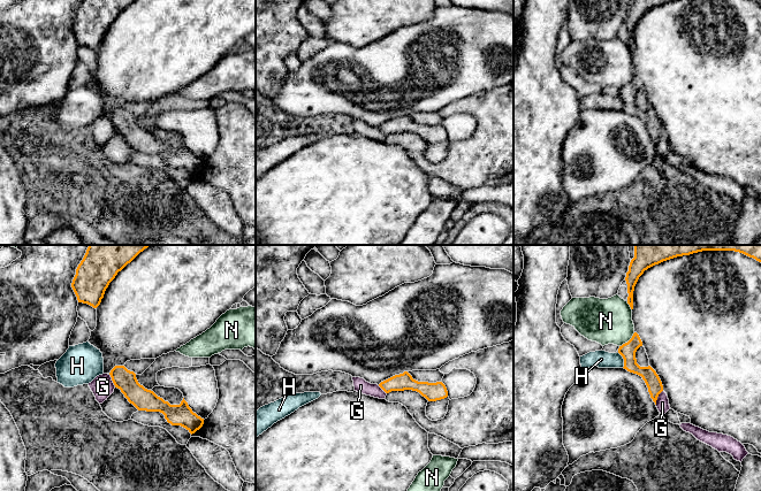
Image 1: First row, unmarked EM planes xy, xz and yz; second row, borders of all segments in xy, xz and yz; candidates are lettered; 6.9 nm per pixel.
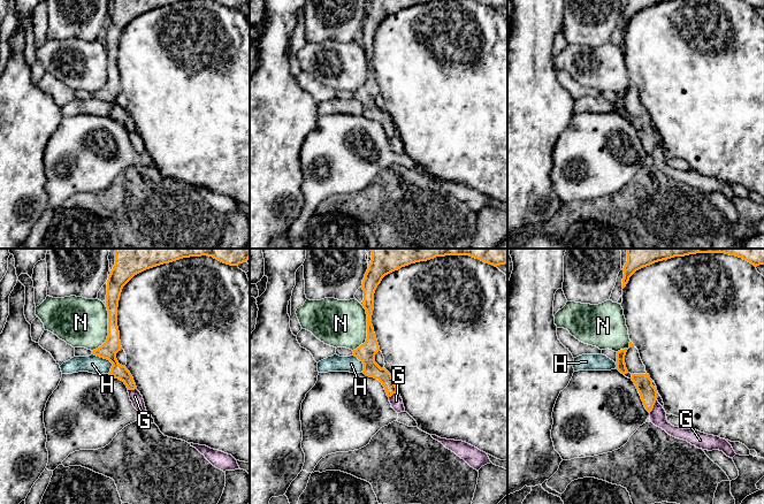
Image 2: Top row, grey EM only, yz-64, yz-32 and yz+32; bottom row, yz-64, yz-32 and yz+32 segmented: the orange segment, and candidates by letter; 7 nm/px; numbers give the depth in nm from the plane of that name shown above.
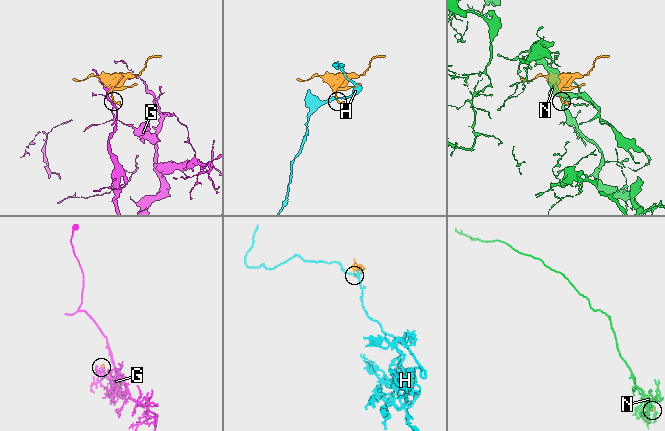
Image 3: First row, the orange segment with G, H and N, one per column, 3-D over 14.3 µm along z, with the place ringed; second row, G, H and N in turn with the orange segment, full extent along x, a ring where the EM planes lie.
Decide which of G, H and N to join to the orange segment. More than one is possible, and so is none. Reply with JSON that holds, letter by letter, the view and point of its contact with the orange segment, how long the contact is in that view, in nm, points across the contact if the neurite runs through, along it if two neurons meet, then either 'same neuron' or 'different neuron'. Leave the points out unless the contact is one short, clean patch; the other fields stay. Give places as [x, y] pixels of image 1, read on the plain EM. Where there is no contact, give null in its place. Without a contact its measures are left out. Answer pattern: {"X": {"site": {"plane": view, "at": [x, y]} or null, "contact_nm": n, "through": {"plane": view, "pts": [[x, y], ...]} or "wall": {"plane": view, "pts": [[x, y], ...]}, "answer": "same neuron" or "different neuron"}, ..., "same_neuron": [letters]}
{"G": {"site": {"plane": "yz", "at": [657, 138]}, "contact_nm": 120, "wall": {"plane": "yz", "pts": [[662, 132], [655, 146]]}, "answer": "different neuron"}, "H": {"site": {"plane": "yz", "at": [624, 102]}, "contact_nm": 120, "wall": {"plane": "yz", "pts": [[618, 94], [623, 101], [623, 109]]}, "answer": "different neuron"}, "N": {"site": {"plane": "yz", "at": [629, 83]}, "contact_nm": 150, "wall": {"plane": "yz", "pts": [[634, 75], [619, 89]]}, "answer": "different neuron"}, "same_neuron": []}

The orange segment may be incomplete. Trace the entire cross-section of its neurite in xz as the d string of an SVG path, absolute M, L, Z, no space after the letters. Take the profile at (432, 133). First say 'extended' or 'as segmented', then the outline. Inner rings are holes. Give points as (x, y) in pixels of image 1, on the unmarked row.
as segmented | M404 114L403 116L395 117L379 126L386 135L412 132L419 135L428 144L436 144L448 139L448 133L442 124L428 125L418 124L412 118Z

